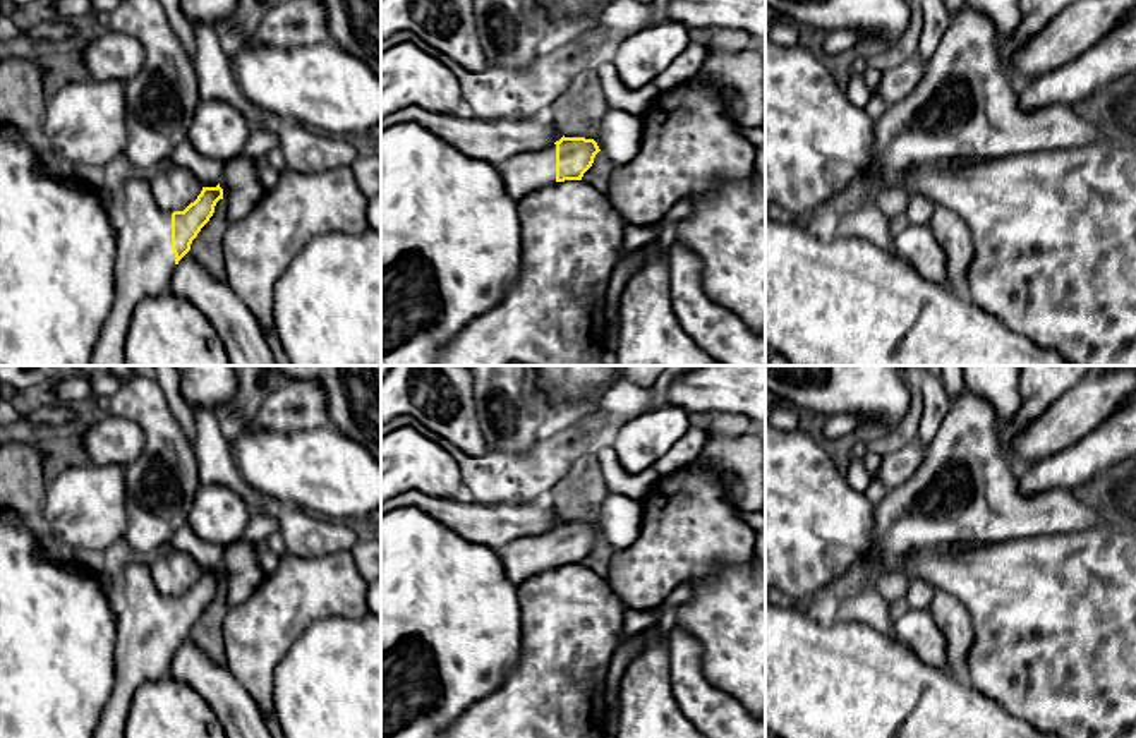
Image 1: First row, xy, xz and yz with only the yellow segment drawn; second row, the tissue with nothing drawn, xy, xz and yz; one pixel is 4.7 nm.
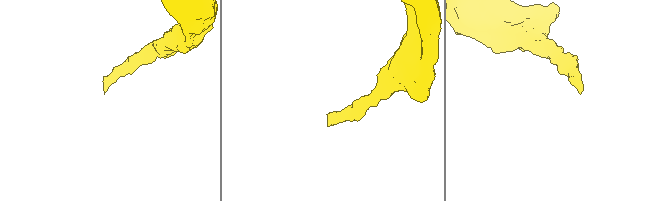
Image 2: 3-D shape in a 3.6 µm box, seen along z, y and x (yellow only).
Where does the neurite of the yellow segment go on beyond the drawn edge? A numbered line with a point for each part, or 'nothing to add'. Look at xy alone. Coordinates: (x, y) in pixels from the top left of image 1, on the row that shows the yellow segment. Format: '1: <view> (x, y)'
1: xy (145, 261)

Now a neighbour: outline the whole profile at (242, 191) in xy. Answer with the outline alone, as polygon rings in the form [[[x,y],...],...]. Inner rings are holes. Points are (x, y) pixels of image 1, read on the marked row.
[[[244,154],[223,161],[220,187],[223,189],[228,221],[240,221],[264,196],[264,189],[259,182],[257,161]]]

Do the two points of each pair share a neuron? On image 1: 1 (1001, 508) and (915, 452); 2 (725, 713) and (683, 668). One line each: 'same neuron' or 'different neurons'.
1: different neurons
2: same neuron

